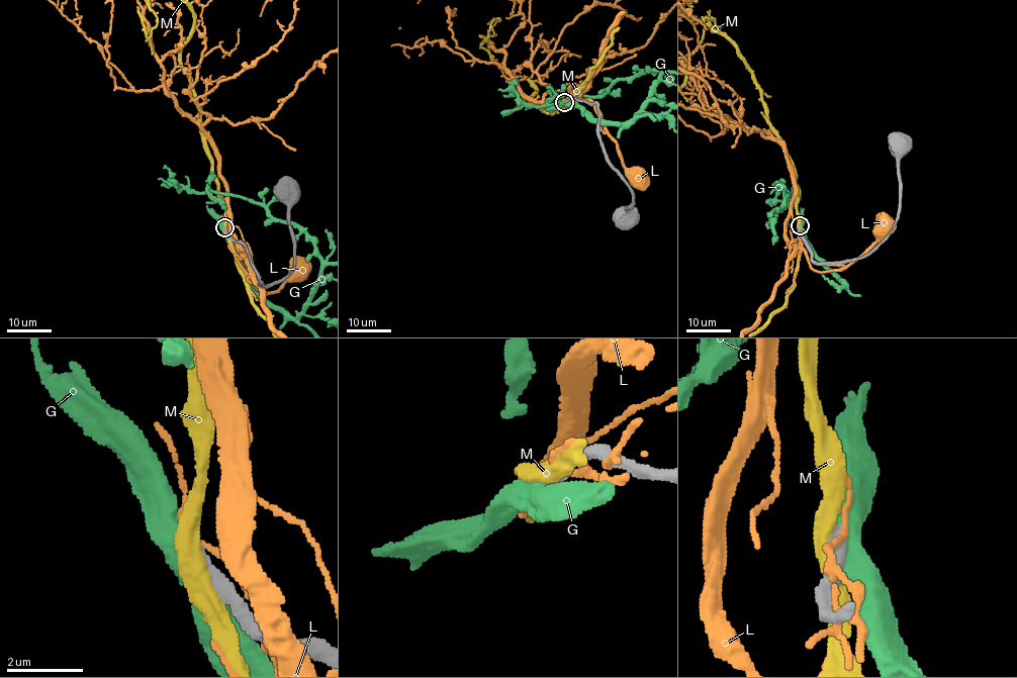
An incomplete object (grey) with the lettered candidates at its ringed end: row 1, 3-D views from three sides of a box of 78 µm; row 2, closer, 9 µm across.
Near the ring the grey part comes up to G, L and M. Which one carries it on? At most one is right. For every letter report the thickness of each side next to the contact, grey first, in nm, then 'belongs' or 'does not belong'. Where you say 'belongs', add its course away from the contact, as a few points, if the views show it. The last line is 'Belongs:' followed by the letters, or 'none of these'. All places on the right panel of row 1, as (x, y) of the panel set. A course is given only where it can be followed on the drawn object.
G: 440/600 nm | does not belong
L: 380/110 nm | does not belong
M: 360/460 nm | does not belong
Belongs: none of these

